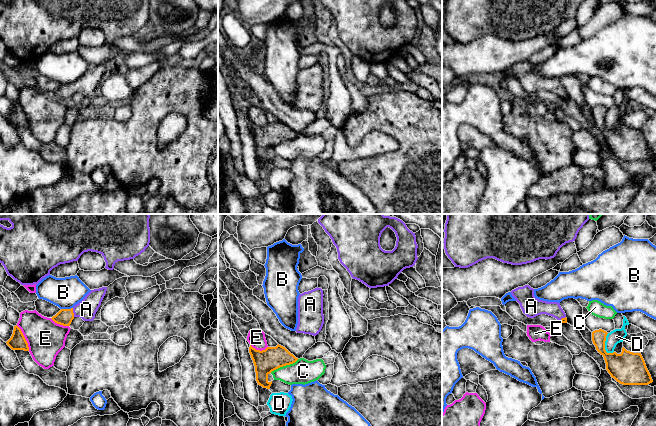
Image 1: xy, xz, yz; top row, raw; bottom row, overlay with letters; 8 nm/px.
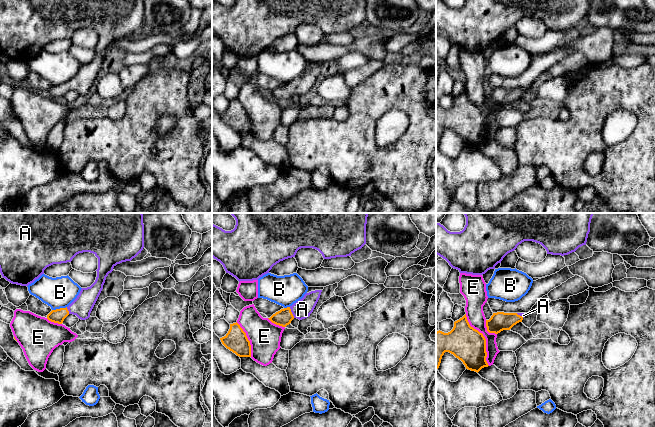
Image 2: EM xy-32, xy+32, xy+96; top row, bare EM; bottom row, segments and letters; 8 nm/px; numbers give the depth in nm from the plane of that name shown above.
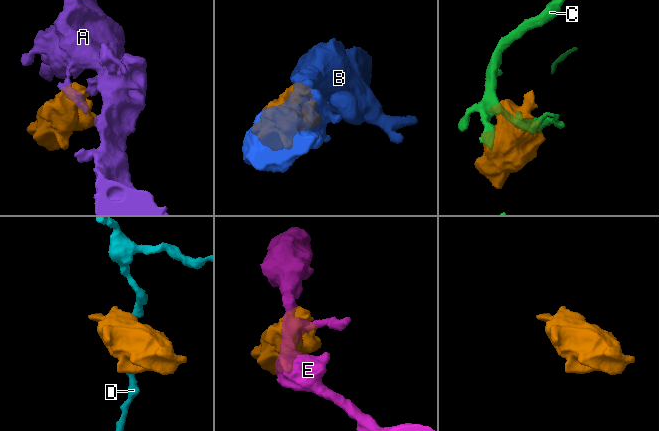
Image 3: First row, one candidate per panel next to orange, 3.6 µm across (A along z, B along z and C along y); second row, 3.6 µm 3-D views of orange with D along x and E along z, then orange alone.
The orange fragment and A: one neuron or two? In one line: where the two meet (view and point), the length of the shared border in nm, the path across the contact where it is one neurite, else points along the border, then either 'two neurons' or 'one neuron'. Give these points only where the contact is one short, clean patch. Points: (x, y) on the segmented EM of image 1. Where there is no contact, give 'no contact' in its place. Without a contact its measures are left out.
contact xy (72, 312); length 70 nm; way xy (64, 317), (72, 312), (86, 309); one neuron

